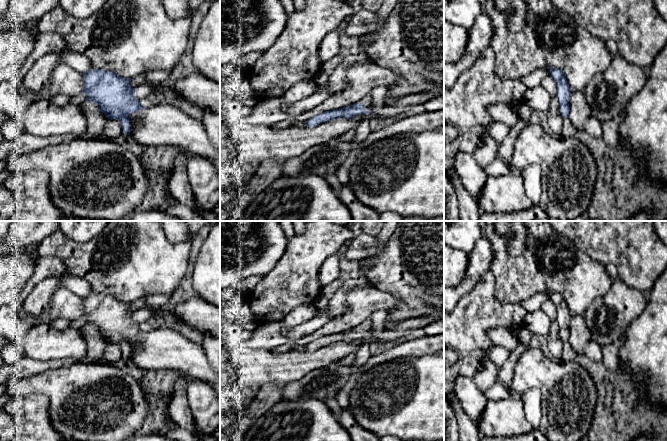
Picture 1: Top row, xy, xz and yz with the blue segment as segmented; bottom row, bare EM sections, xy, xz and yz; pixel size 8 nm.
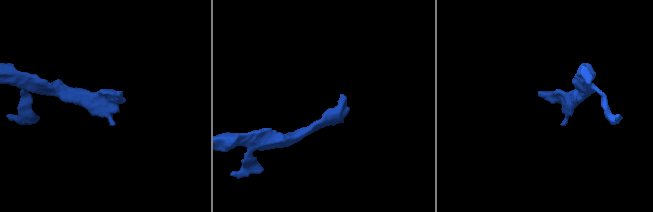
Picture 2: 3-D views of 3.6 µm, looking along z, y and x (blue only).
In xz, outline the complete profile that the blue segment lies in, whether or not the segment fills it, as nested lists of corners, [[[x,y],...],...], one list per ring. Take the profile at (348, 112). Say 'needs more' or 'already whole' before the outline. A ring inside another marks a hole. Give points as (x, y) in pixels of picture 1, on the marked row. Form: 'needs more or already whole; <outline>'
needs more; [[[366,95],[358,103],[317,114],[305,121],[305,125],[306,127],[315,127],[320,123],[324,123],[335,118],[350,119],[356,115],[367,113],[371,109],[372,105],[373,101],[371,95]]]

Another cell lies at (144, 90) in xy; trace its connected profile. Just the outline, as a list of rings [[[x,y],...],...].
[[[145,80],[138,87],[136,87],[133,91],[133,96],[136,100],[141,100],[143,98],[149,97],[154,90],[154,83]]]

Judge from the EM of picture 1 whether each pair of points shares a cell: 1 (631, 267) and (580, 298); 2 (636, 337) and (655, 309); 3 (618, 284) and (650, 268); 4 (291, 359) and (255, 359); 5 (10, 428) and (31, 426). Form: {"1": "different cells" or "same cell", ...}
{"1": "different cells", "2": "same cell", "3": "different cells", "4": "same cell", "5": "different cells"}

